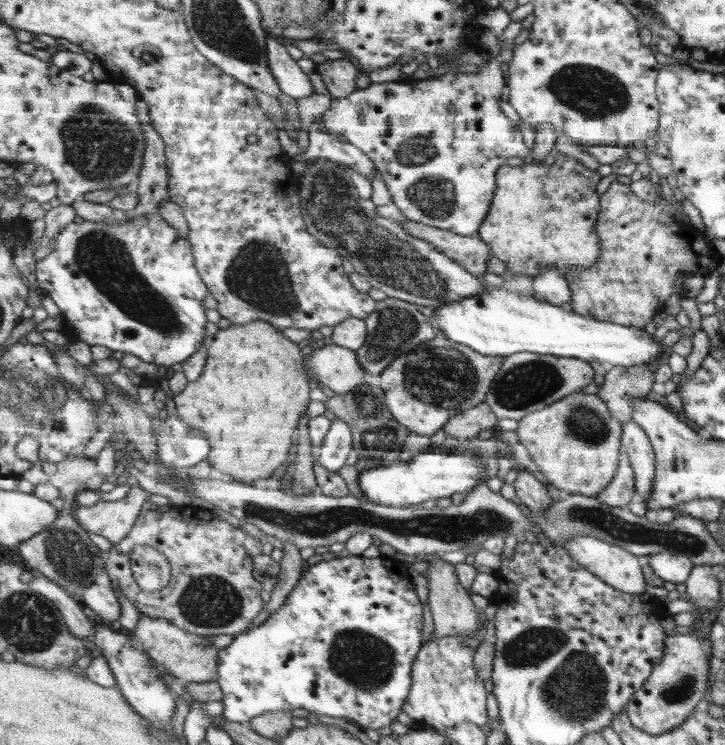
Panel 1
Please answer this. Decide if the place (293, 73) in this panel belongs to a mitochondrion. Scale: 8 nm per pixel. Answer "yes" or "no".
no

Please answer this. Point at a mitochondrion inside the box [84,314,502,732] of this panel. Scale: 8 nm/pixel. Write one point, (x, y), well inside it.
(439, 378)

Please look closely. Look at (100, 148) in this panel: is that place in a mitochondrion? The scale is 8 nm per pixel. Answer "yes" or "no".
yes

